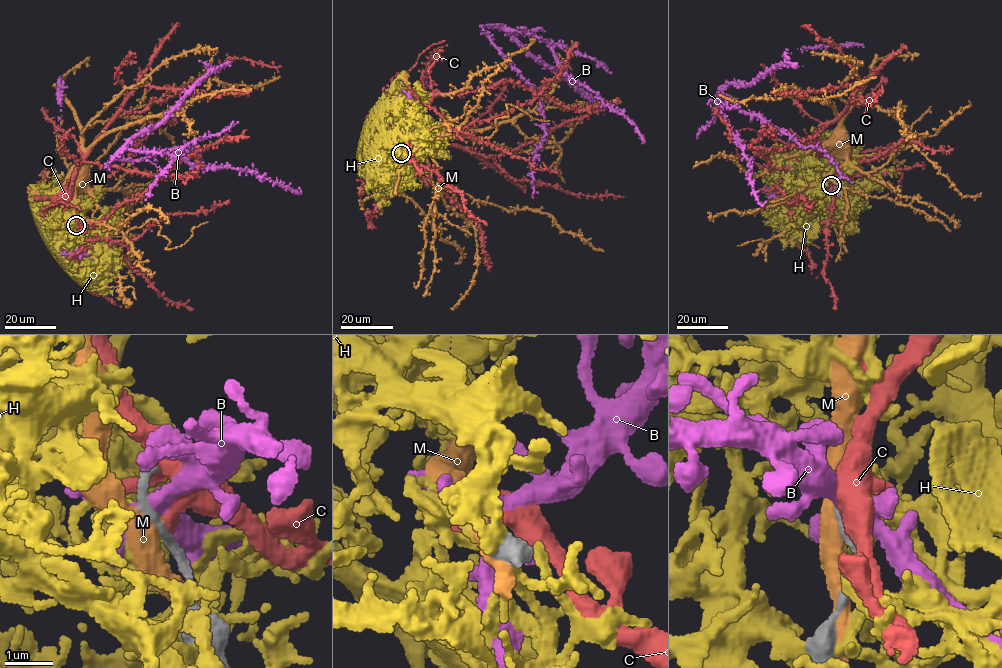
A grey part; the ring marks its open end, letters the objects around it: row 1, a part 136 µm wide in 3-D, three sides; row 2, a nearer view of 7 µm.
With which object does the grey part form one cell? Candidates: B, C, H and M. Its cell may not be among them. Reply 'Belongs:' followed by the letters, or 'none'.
Belongs: none

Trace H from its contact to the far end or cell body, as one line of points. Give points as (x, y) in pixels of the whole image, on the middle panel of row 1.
H: (400, 154), (393, 151), (396, 99), (391, 91), (397, 79), (403, 79), (406, 87)

